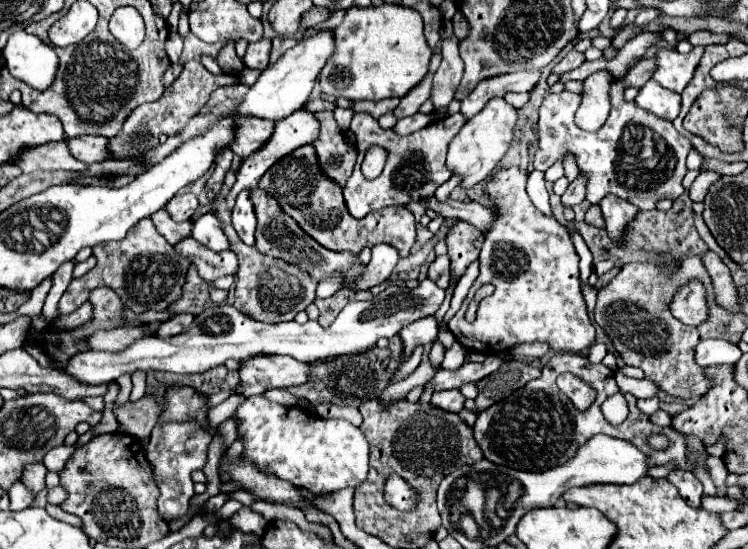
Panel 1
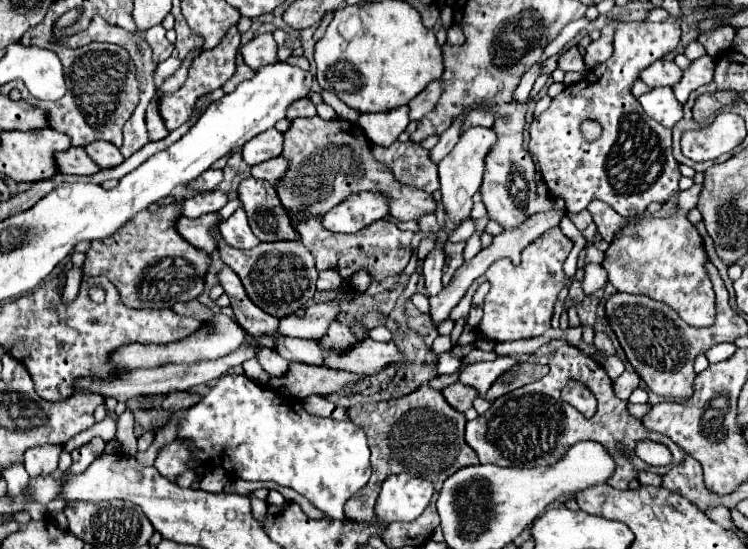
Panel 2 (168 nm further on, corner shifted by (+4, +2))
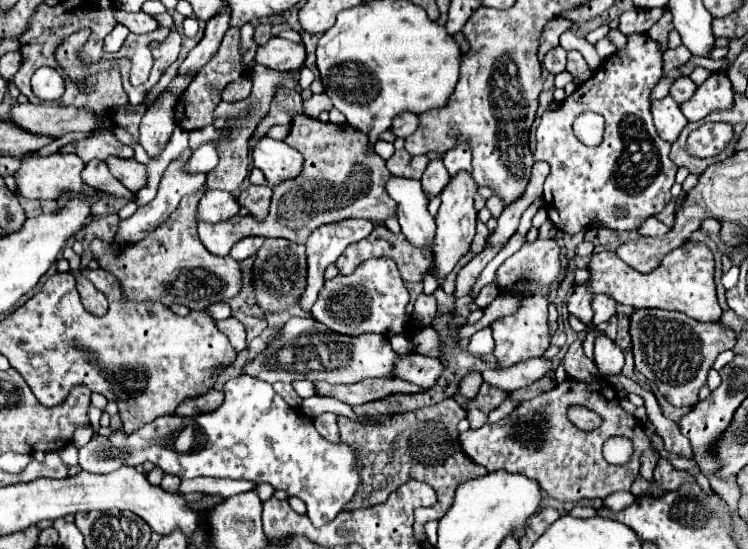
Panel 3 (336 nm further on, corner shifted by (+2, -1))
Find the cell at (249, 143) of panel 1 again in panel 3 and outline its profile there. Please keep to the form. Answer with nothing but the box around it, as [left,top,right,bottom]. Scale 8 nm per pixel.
[252,135,302,185]

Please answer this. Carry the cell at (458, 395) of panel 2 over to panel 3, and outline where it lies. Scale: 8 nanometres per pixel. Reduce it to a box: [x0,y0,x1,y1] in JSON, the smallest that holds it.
[466,383,506,429]

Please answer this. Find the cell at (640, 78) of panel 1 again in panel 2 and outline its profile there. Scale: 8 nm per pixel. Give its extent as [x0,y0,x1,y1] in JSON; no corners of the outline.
[640,60,682,88]

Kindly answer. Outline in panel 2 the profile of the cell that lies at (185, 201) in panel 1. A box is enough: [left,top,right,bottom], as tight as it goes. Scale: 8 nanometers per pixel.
[182,190,228,218]

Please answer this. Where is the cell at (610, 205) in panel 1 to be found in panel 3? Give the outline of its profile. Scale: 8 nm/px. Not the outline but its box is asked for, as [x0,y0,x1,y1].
[568,241,722,325]

